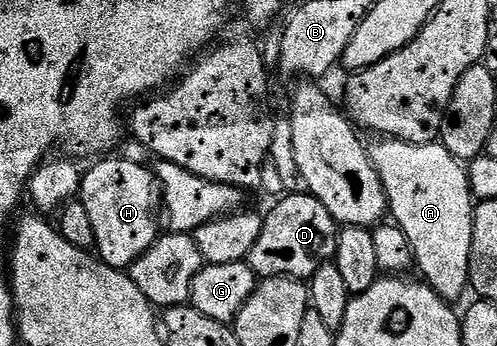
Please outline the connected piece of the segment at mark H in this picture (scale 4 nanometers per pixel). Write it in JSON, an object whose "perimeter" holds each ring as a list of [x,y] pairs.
{"perimeter":[[[115,158],[96,159],[99,161],[83,172],[77,199],[89,213],[95,235],[94,251],[99,259],[110,268],[127,270],[161,235],[163,192],[150,167],[135,160],[111,159]]]}

